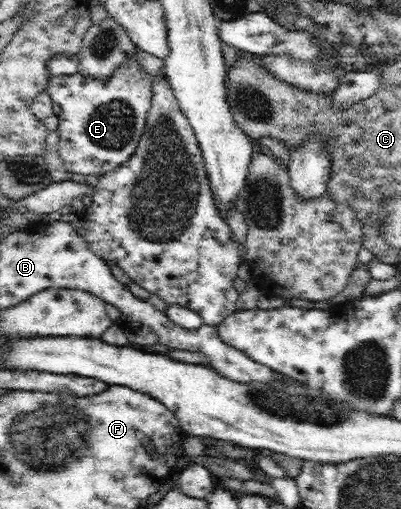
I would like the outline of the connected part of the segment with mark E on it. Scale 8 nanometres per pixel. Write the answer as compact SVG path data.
M136 57L127 59L107 79L73 75L49 77L45 93L61 106L59 127L59 156L65 170L72 174L103 176L127 163L145 133L147 115L153 97L153 77Z

